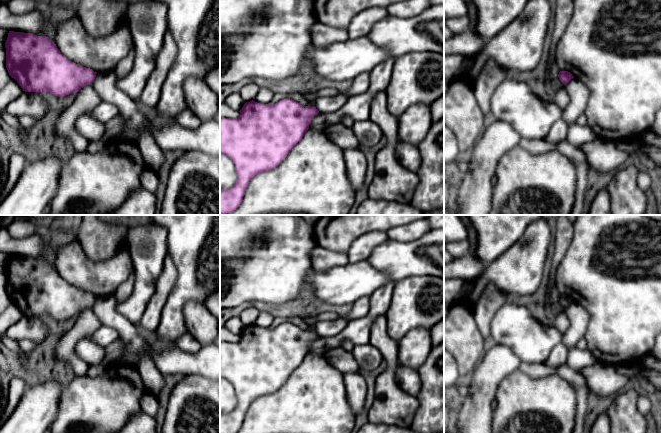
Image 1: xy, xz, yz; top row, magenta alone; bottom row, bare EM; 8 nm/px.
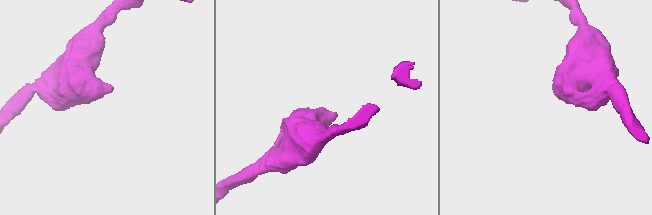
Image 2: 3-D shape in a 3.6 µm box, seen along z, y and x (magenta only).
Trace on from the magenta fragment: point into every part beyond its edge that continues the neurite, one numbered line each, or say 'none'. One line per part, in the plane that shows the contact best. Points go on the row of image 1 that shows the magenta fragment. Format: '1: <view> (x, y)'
none

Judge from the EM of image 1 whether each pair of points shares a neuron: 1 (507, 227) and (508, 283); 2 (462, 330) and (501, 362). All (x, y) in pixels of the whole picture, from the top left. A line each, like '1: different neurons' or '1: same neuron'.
1: different neurons
2: different neurons

